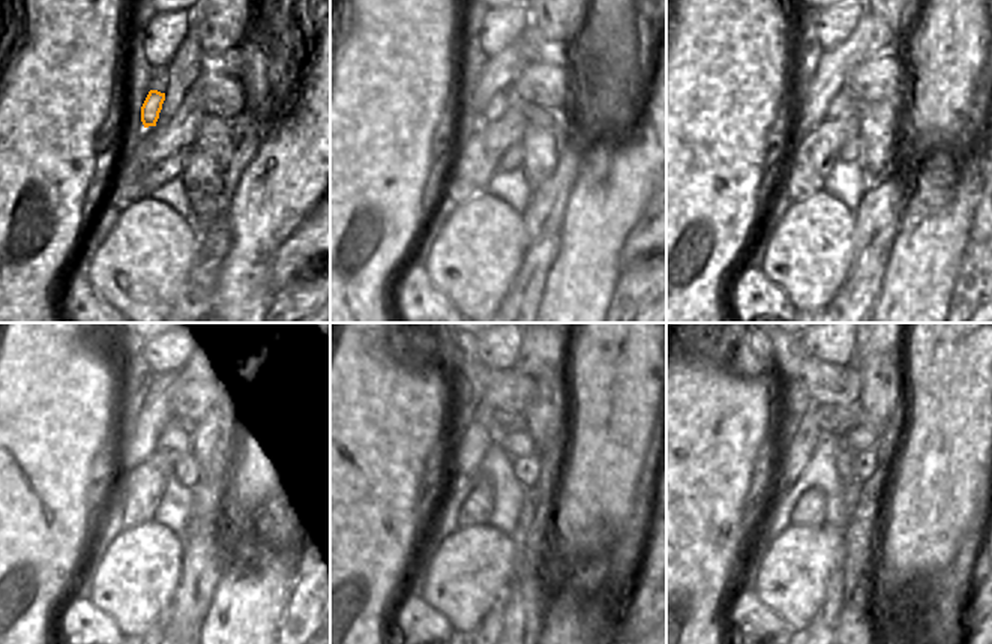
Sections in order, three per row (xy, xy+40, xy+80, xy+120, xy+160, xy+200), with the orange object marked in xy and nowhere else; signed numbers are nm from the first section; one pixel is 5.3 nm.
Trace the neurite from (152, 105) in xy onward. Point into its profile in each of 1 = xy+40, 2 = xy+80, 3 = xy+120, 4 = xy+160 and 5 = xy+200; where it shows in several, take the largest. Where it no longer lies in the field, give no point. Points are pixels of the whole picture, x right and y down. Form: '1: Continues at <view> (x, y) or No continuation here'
1: Continues at xy+40 (500, 104)
2: Continues at xy+80 (842, 102)
3: Continues at xy+120 (173, 439)
4: Continues at xy+160 (515, 443)
5: Continues at xy+200 (860, 439)

